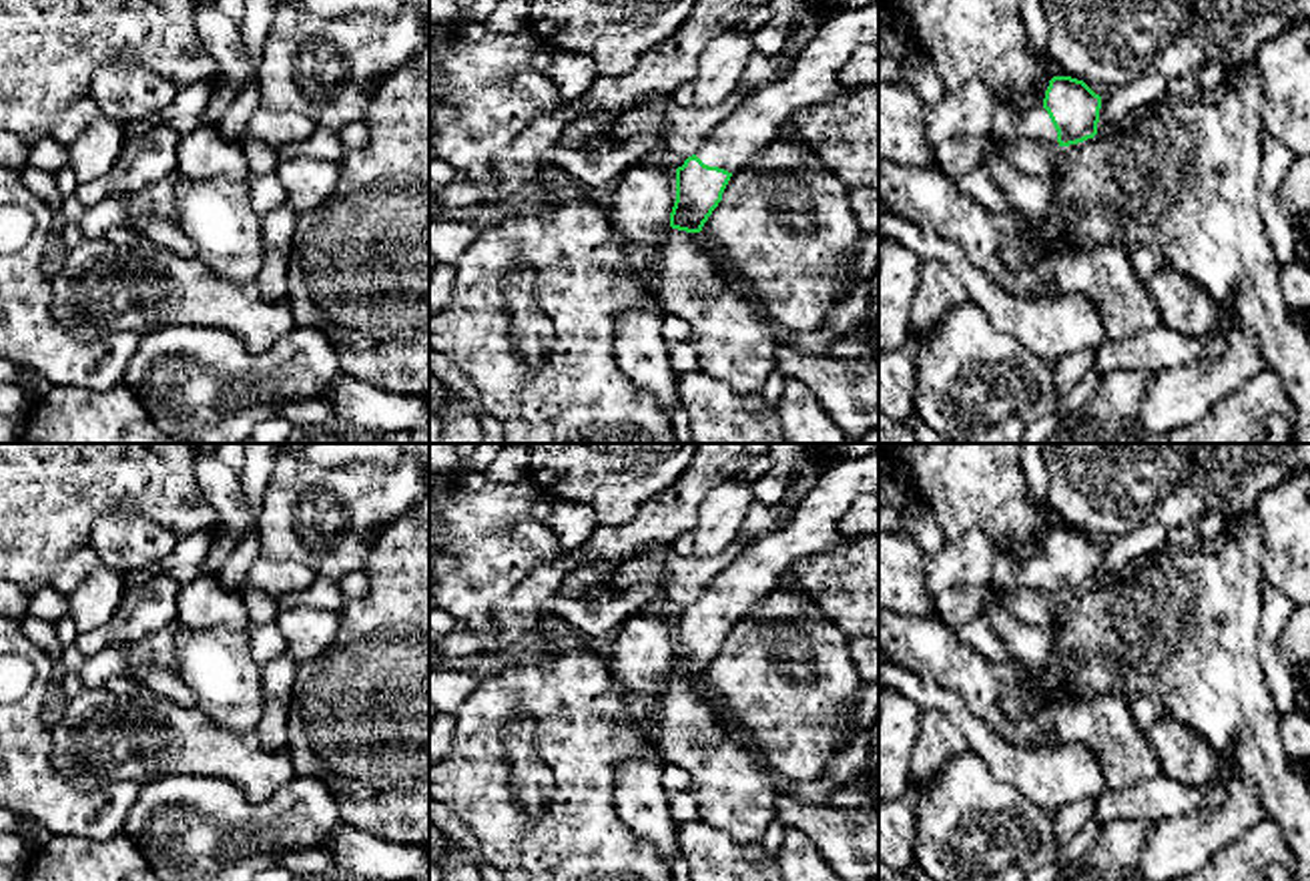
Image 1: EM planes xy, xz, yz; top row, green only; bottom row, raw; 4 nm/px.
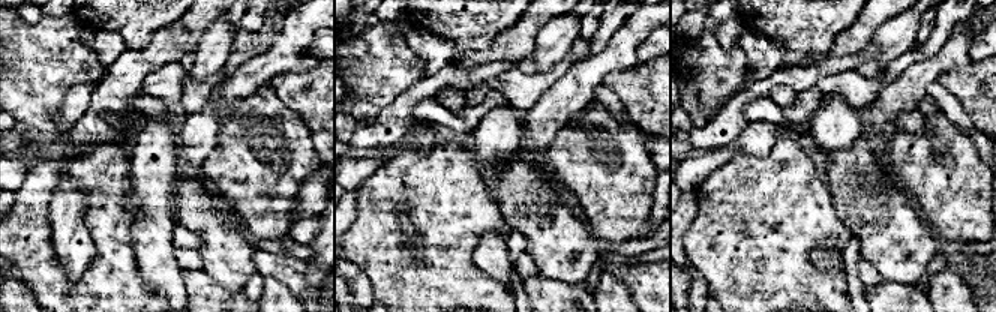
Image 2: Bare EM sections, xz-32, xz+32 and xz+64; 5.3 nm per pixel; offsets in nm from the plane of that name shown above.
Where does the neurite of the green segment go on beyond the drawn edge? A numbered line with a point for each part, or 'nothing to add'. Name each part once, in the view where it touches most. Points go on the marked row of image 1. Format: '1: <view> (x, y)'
1: yz (1036, 125)

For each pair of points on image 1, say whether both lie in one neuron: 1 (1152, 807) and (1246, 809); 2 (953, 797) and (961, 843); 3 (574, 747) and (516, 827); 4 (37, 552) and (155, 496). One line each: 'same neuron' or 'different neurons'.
1: different neurons
2: same neuron
3: same neuron
4: same neuron

